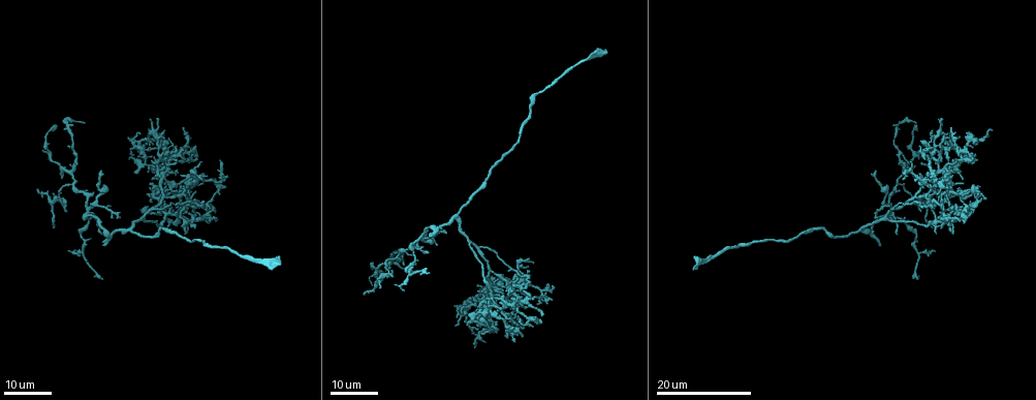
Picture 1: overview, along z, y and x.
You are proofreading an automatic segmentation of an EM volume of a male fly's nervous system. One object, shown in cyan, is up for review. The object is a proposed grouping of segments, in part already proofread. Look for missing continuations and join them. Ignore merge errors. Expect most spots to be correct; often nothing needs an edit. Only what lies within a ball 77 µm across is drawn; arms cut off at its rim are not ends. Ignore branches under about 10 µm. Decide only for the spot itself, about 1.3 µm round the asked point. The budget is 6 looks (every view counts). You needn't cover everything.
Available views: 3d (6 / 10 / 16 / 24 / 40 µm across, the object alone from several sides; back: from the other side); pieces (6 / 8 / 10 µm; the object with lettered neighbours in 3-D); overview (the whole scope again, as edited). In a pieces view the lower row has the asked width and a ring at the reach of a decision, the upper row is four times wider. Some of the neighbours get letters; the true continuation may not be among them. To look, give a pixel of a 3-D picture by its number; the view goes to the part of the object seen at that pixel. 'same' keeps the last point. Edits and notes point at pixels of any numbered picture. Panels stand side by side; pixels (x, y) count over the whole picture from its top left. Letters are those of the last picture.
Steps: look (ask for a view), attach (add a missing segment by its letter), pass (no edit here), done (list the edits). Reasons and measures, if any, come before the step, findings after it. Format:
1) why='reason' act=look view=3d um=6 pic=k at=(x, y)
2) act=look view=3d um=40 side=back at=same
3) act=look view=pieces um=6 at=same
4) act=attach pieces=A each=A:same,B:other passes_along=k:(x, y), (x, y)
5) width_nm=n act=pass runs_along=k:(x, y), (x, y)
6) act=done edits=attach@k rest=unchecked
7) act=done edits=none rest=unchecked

act=look view=3d um=16 pic=1 at=(874, 173)

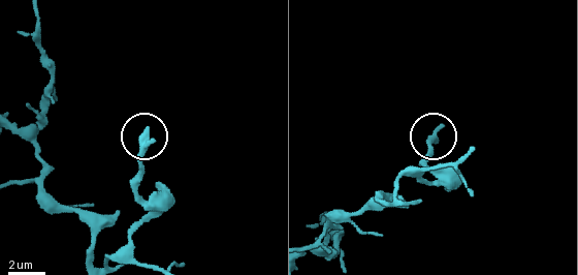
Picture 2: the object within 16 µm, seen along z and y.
act=look view=pieces um=6 pic=2 at=(145, 131)

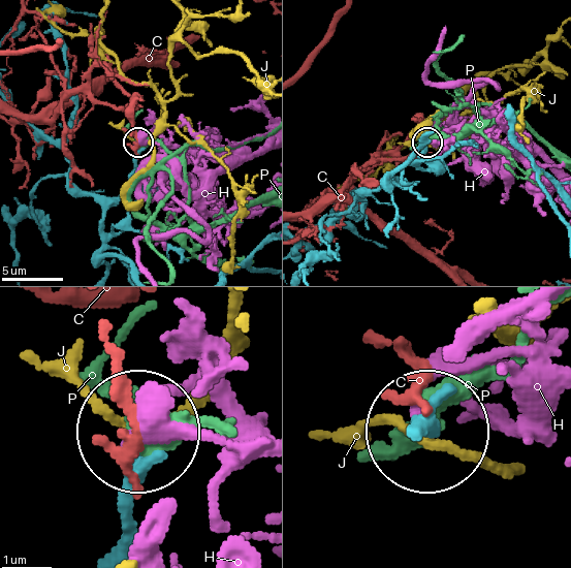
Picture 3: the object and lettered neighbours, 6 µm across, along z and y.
act=pass each=C:other,H:other,J:other,P:other found='none of them fits'

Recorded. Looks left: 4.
why='an open end' act=look view=3d um=24 pic=1 at=(961, 221)

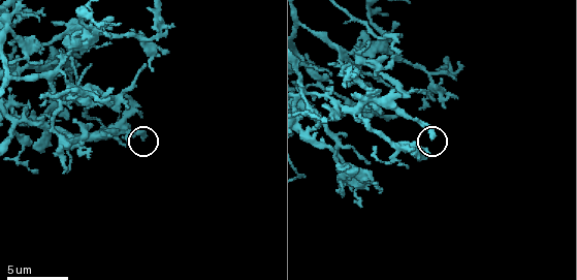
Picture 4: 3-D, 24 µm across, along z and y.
why='what lies round it' act=look view=pieces um=8 pic=4 at=(433, 136)

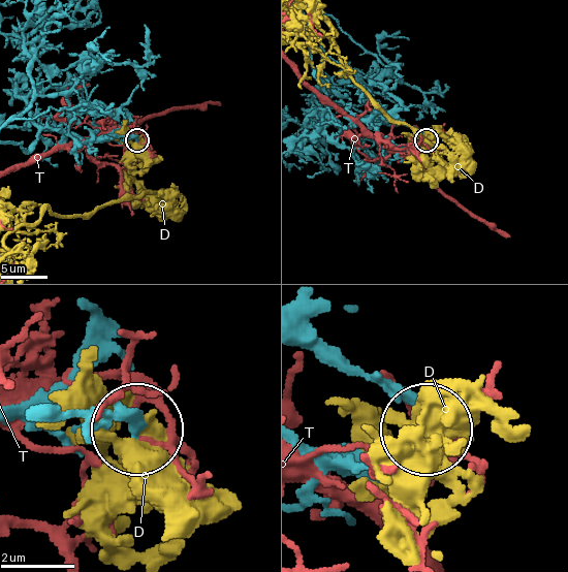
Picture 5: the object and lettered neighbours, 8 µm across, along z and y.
act=pass each=D:other,T:other found='no lettered segment goes on from it'

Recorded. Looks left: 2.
why='thin end' act=look view=3d um=16 pic=1 at=(380, 288)

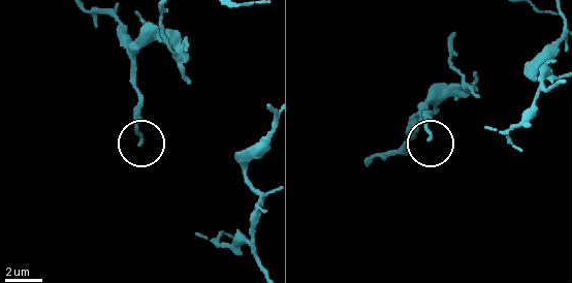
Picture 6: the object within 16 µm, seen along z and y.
act=look view=pieces um=6 pic=6 at=(429, 138)

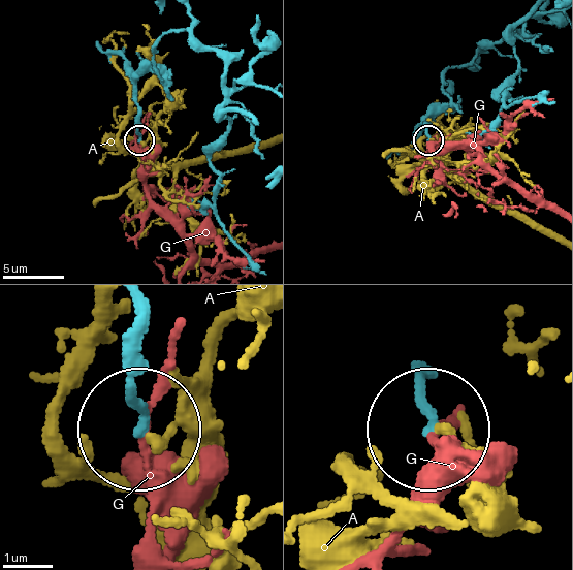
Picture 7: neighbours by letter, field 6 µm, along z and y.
act=pass each=A:other,G:other found='none of them fits'

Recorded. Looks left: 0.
act=done edits=none rest=unchecked

